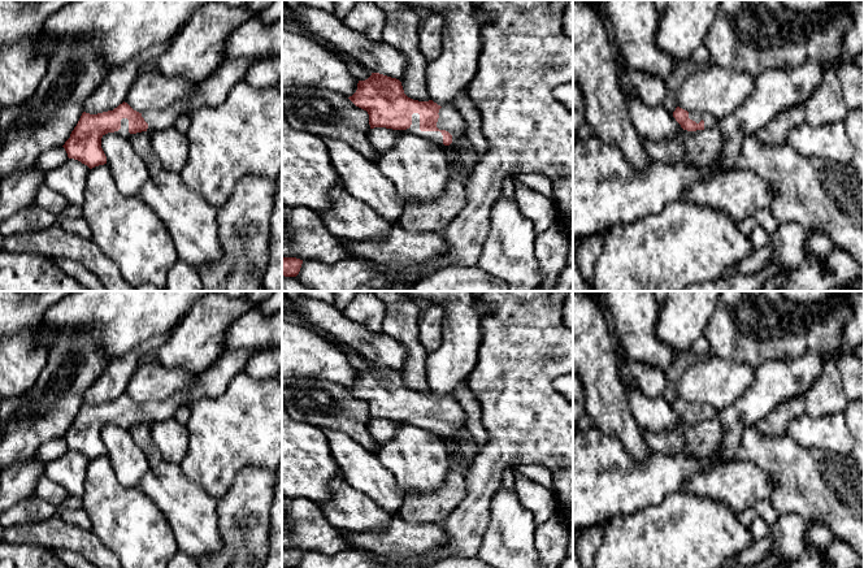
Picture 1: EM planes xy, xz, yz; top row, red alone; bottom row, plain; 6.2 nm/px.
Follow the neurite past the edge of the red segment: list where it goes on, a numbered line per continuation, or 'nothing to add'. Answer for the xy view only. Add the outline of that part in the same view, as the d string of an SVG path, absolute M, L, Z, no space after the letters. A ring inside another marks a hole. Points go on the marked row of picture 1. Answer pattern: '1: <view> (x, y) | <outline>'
1: xy (124, 131) | M122 118L121 120L121 129L118 131L114 131L114 133L121 135L121 136L129 138L131 135L129 133L129 120L127 118Z

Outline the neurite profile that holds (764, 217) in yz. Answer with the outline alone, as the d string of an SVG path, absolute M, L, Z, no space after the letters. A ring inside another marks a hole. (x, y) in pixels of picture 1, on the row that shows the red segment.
M761 208L755 213L755 220L756 224L759 224L760 226L764 227L764 230L770 235L772 233L774 233L777 230L777 227L780 226L780 222L777 221L777 218L773 216L772 209L770 208Z

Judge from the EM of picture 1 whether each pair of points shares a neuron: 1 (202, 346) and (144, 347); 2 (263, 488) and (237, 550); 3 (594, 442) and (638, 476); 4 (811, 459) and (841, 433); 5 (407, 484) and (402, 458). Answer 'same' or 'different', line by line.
1: different
2: same
3: same
4: different
5: same

